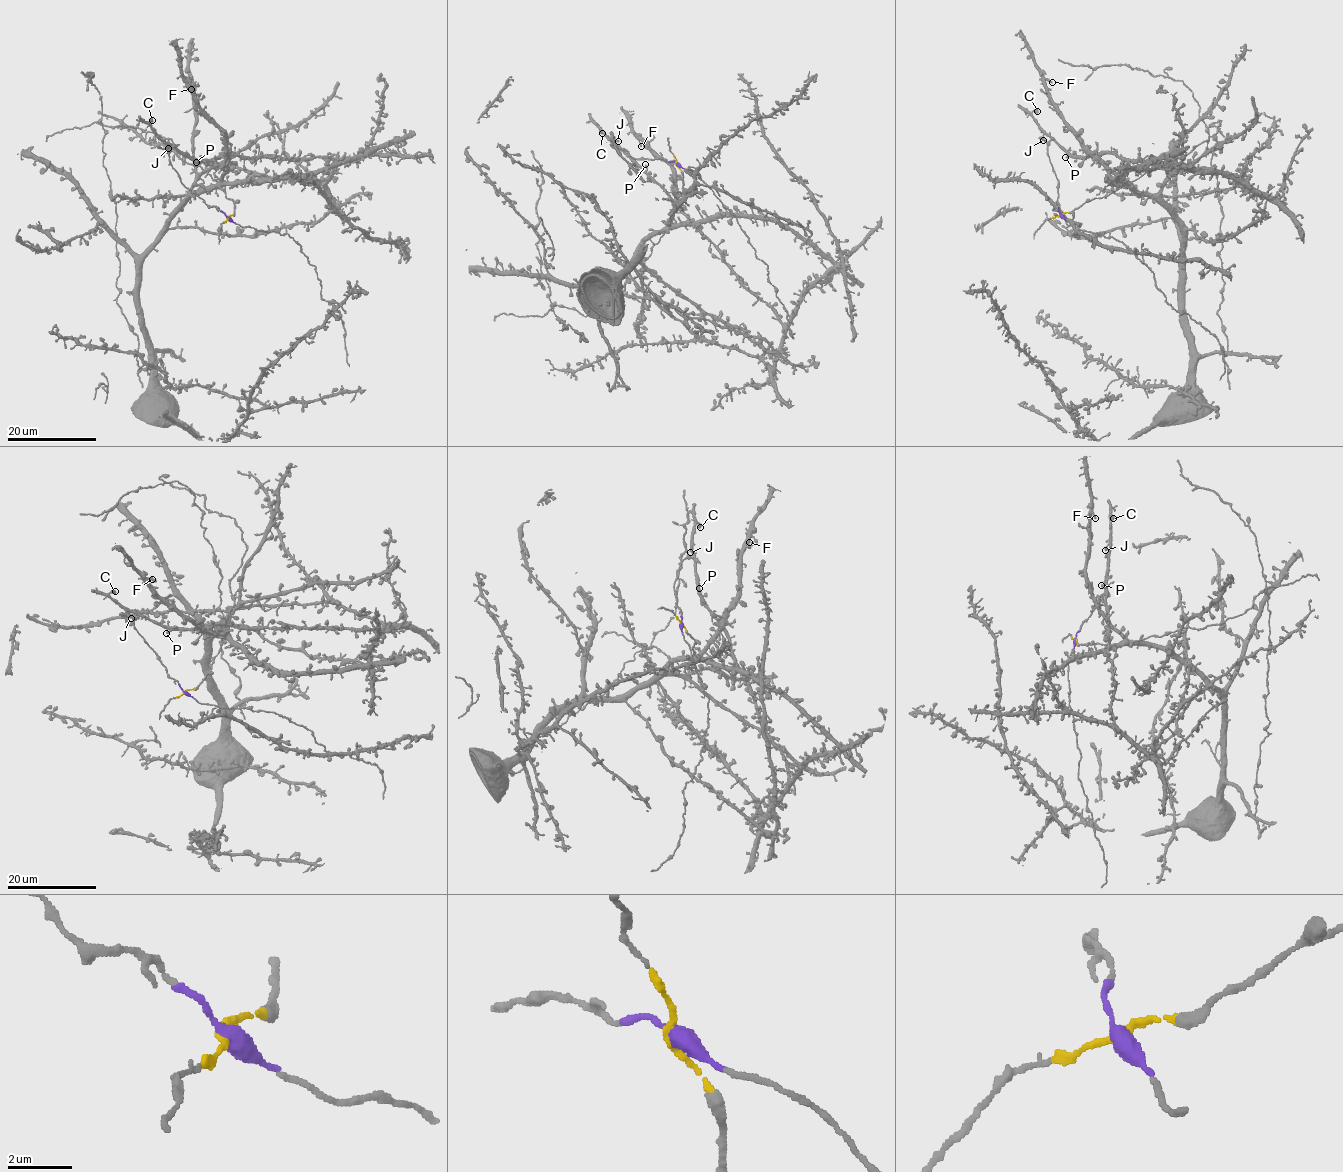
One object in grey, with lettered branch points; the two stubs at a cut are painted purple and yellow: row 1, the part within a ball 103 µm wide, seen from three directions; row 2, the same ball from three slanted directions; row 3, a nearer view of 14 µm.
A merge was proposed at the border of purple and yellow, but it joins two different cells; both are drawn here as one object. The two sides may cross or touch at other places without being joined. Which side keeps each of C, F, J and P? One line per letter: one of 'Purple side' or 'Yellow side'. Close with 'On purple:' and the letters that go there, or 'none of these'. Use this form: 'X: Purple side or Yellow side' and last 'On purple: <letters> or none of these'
C: Purple side
F: Yellow side
J: Purple side
P: Purple side
On purple: C, J, P

